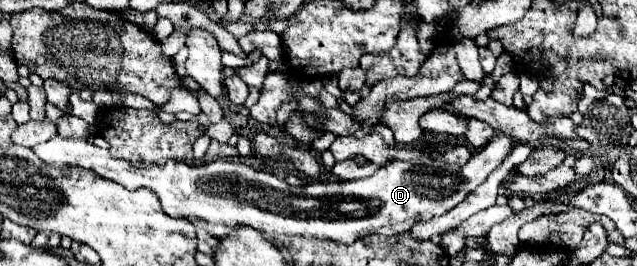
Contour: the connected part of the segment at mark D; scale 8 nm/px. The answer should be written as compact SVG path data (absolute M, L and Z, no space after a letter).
M497 133L485 147L481 147L481 151L475 151L469 159L467 165L463 167L455 167L449 165L441 159L433 159L429 155L419 157L417 163L413 161L393 161L385 167L381 167L379 171L375 171L375 175L365 177L365 179L357 179L357 181L335 181L335 183L311 183L305 187L291 187L285 179L275 177L273 173L267 171L257 171L253 167L247 167L243 163L237 161L213 161L207 165L187 165L187 163L177 163L177 161L167 161L165 165L149 165L149 167L133 167L129 161L125 159L115 159L109 155L107 149L99 149L97 145L89 143L89 141L79 141L79 139L63 139L63 137L53 137L41 145L35 145L33 151L39 155L39 159L43 159L45 163L51 163L55 167L63 167L63 165L77 165L77 167L85 167L95 171L97 175L111 179L123 187L127 187L129 191L139 189L139 187L147 187L151 189L159 201L163 211L169 217L189 217L193 221L201 221L207 229L209 235L213 237L223 237L231 233L231 227L243 223L249 227L255 227L259 231L265 231L267 241L275 241L281 235L305 235L305 237L317 237L317 239L333 239L333 241L341 241L341 243L353 243L365 235L399 235L409 231L417 221L427 221L435 215L443 215L449 209L457 207L465 195L469 195L477 185L481 185L503 161L505 157L513 151L515 141L513 137L505 135L505 133Z

